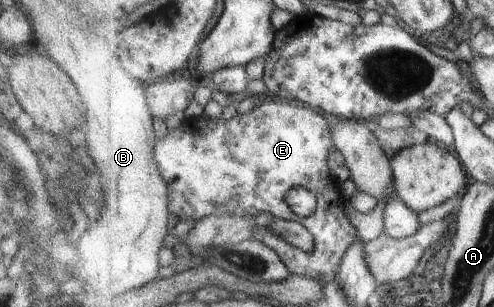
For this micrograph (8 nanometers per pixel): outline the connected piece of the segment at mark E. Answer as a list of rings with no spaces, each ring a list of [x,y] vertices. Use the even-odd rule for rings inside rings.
[[[272,98],[270,101],[267,99],[264,103],[256,105],[252,111],[243,115],[239,113],[231,119],[223,119],[223,117],[211,119],[201,115],[184,120],[181,127],[171,129],[165,137],[159,137],[155,143],[155,159],[168,185],[171,213],[178,221],[192,219],[196,222],[207,219],[211,215],[233,215],[247,219],[261,217],[263,213],[282,217],[287,221],[296,221],[313,235],[314,249],[308,252],[301,251],[289,245],[285,239],[269,235],[271,249],[274,249],[281,259],[285,259],[291,271],[297,271],[300,276],[335,281],[345,253],[351,249],[351,245],[355,245],[357,239],[361,238],[343,211],[343,202],[346,202],[347,198],[351,200],[349,195],[351,187],[335,180],[329,167],[329,155],[331,149],[335,149],[330,122],[330,117],[318,108],[307,107],[301,103],[295,105],[289,101],[273,101]],[[293,187],[304,187],[317,197],[316,213],[299,217],[287,205],[287,193]]]

